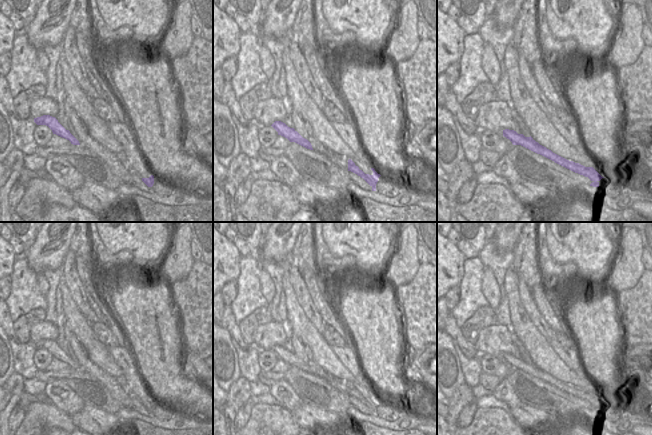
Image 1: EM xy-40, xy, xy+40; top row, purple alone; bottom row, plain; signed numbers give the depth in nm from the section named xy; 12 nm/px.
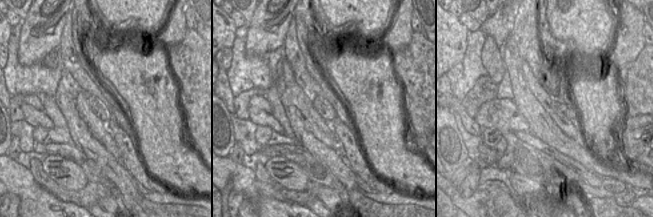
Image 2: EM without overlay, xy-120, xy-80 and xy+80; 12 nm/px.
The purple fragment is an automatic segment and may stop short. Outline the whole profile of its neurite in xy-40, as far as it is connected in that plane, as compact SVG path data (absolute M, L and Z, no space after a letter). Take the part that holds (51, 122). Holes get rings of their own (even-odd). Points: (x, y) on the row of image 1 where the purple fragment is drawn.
M43 115L41 117L34 118L34 122L37 125L48 126L52 130L53 134L69 140L71 144L80 145L79 141L70 133L69 130L66 130L55 117Z

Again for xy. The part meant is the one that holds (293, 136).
M275 121L271 126L278 132L278 135L287 138L290 142L295 142L307 149L313 150L311 143L303 138L294 128L288 127L281 121Z

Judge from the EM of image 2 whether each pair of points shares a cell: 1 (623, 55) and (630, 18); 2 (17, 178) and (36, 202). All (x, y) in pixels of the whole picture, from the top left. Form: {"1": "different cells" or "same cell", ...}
{"1": "same cell", "2": "same cell"}

